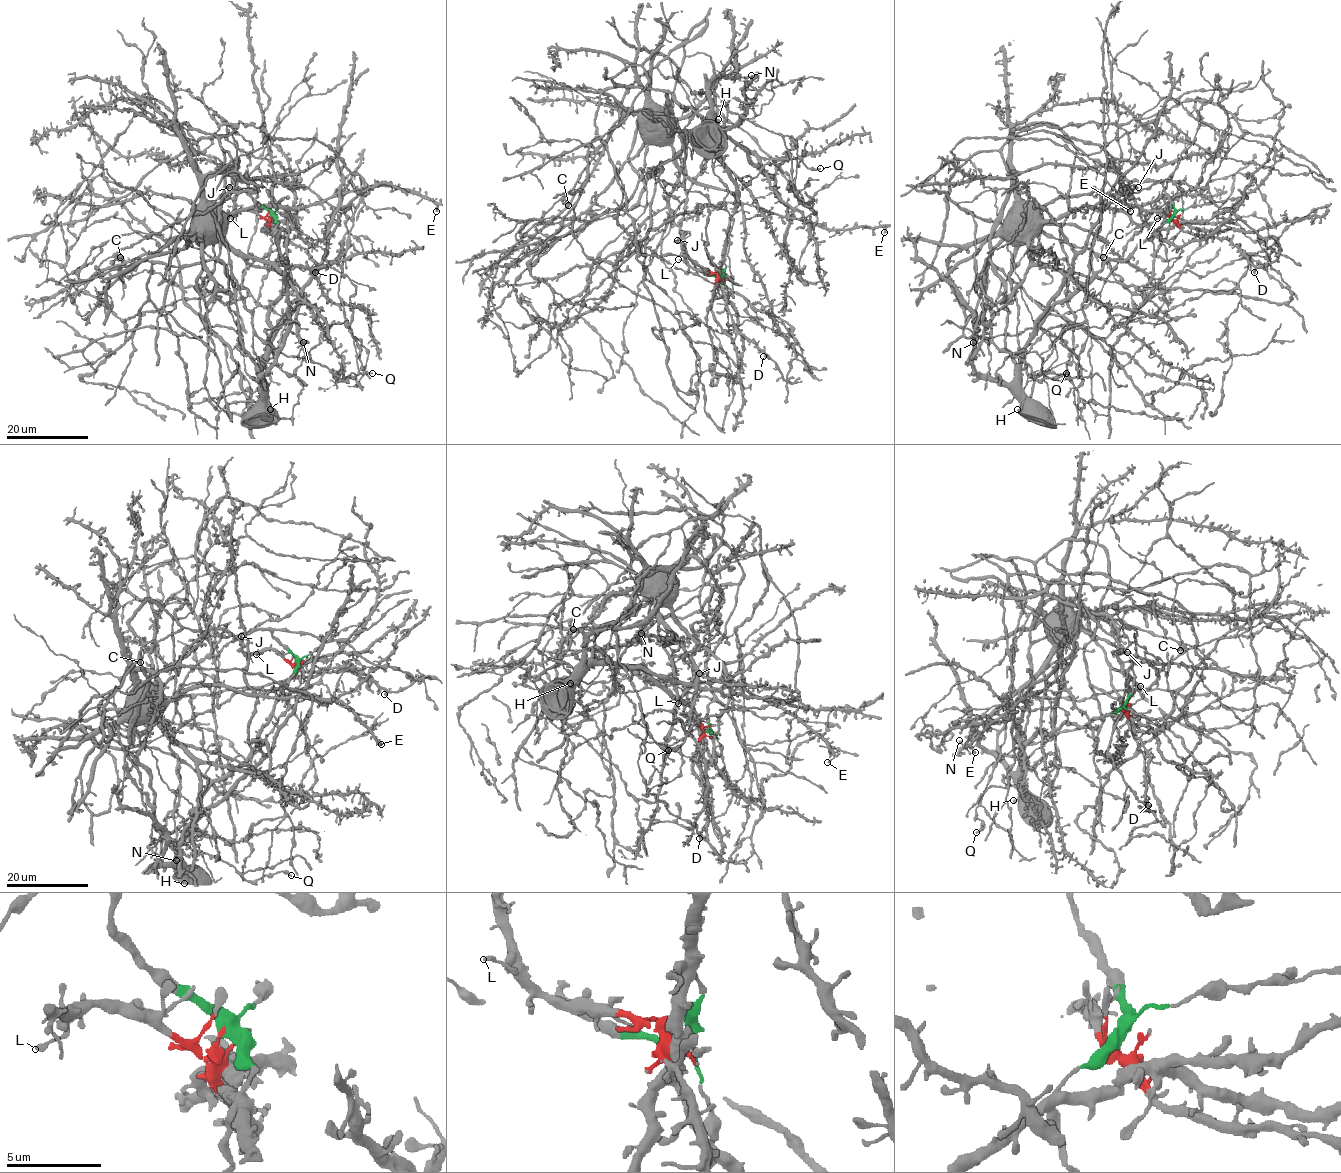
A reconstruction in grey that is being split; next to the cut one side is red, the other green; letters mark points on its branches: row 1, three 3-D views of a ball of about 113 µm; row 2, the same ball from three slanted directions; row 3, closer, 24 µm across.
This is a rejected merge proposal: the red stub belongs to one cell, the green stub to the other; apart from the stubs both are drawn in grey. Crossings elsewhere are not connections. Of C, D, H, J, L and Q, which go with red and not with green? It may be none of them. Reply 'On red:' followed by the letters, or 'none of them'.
On red: D, J, L

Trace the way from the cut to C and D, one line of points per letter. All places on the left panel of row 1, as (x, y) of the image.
C: (270, 215), (289, 268), (268, 323), (279, 352), (257, 335), (209, 210), (121, 257)
D: (270, 215), (269, 226), (278, 234), (299, 245), (320, 267), (315, 272)

